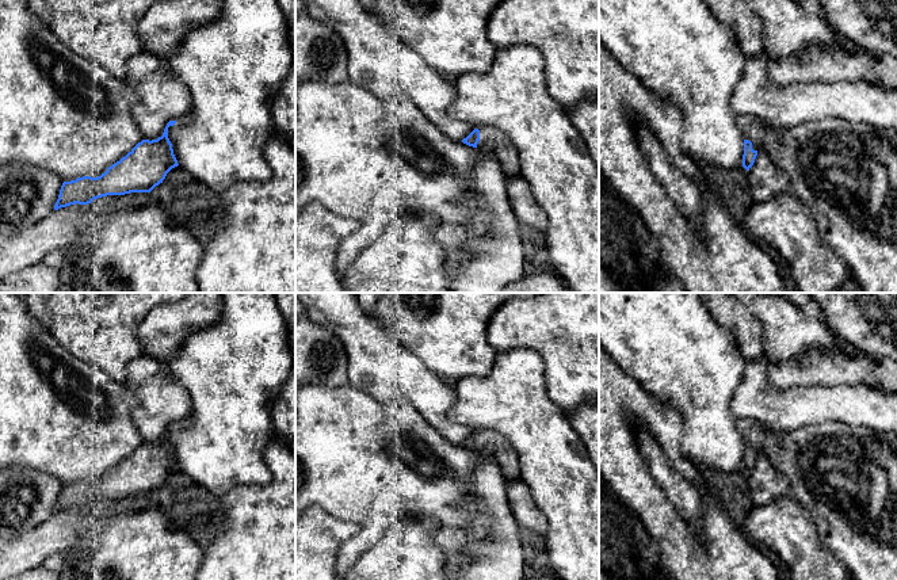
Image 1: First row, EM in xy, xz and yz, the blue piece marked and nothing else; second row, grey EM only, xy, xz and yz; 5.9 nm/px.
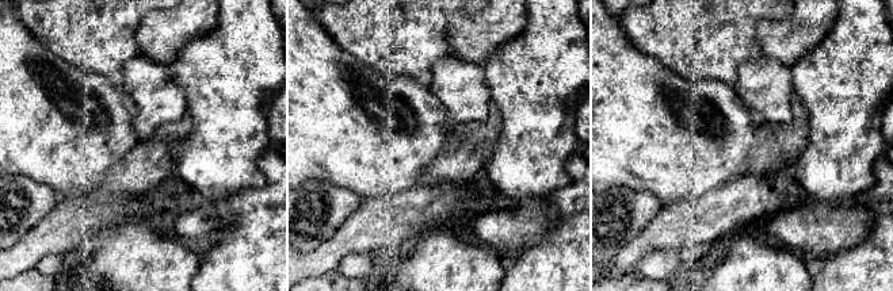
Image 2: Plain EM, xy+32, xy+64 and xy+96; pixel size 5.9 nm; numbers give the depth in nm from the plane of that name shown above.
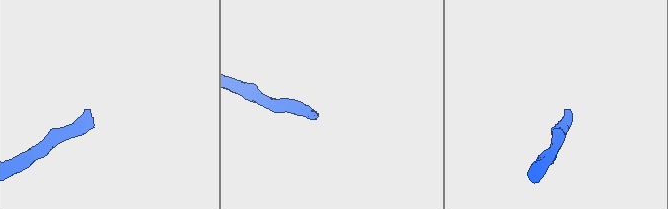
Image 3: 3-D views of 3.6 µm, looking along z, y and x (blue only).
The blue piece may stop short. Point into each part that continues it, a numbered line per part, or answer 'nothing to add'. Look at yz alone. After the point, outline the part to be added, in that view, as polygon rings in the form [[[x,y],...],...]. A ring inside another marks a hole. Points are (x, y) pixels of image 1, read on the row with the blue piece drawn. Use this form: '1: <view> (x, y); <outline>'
1: yz (754, 129); [[[749,115],[737,117],[737,125],[743,131],[744,140],[752,142],[753,150],[759,150],[763,146],[762,140],[764,133],[770,129],[770,125]]]

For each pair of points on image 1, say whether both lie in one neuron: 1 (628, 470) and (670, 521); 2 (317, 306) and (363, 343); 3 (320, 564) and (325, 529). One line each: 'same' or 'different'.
1: same
2: same
3: same

